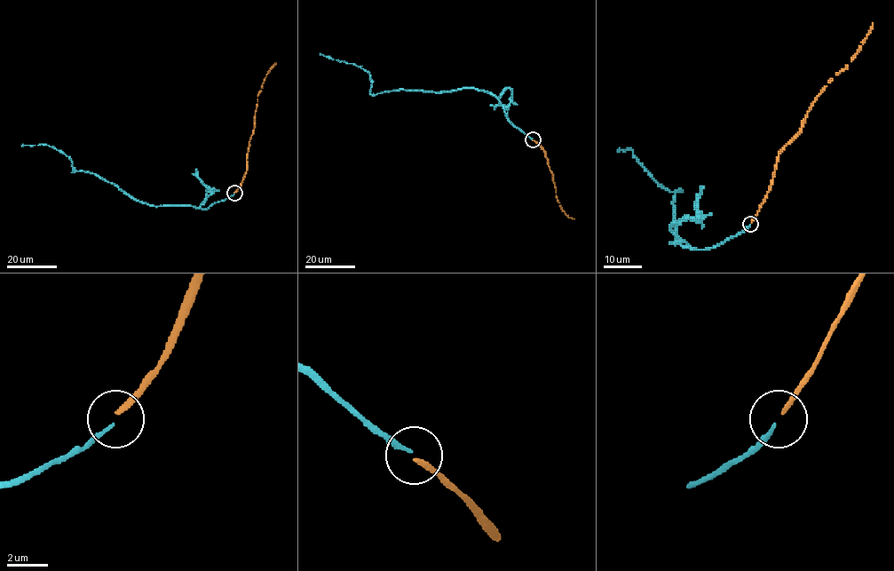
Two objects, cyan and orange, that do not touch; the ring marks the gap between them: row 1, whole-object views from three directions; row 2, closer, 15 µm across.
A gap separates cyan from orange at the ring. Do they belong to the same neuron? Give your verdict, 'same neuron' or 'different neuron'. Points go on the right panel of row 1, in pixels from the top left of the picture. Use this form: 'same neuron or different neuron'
same neuron

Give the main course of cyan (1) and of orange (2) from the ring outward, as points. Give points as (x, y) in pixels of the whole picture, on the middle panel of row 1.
1: (533, 138), (510, 122), (501, 102), (489, 93), (457, 89), (371, 94), (370, 75), (366, 70), (320, 53)
2: (533, 140), (545, 152), (560, 206), (569, 217), (574, 219)

